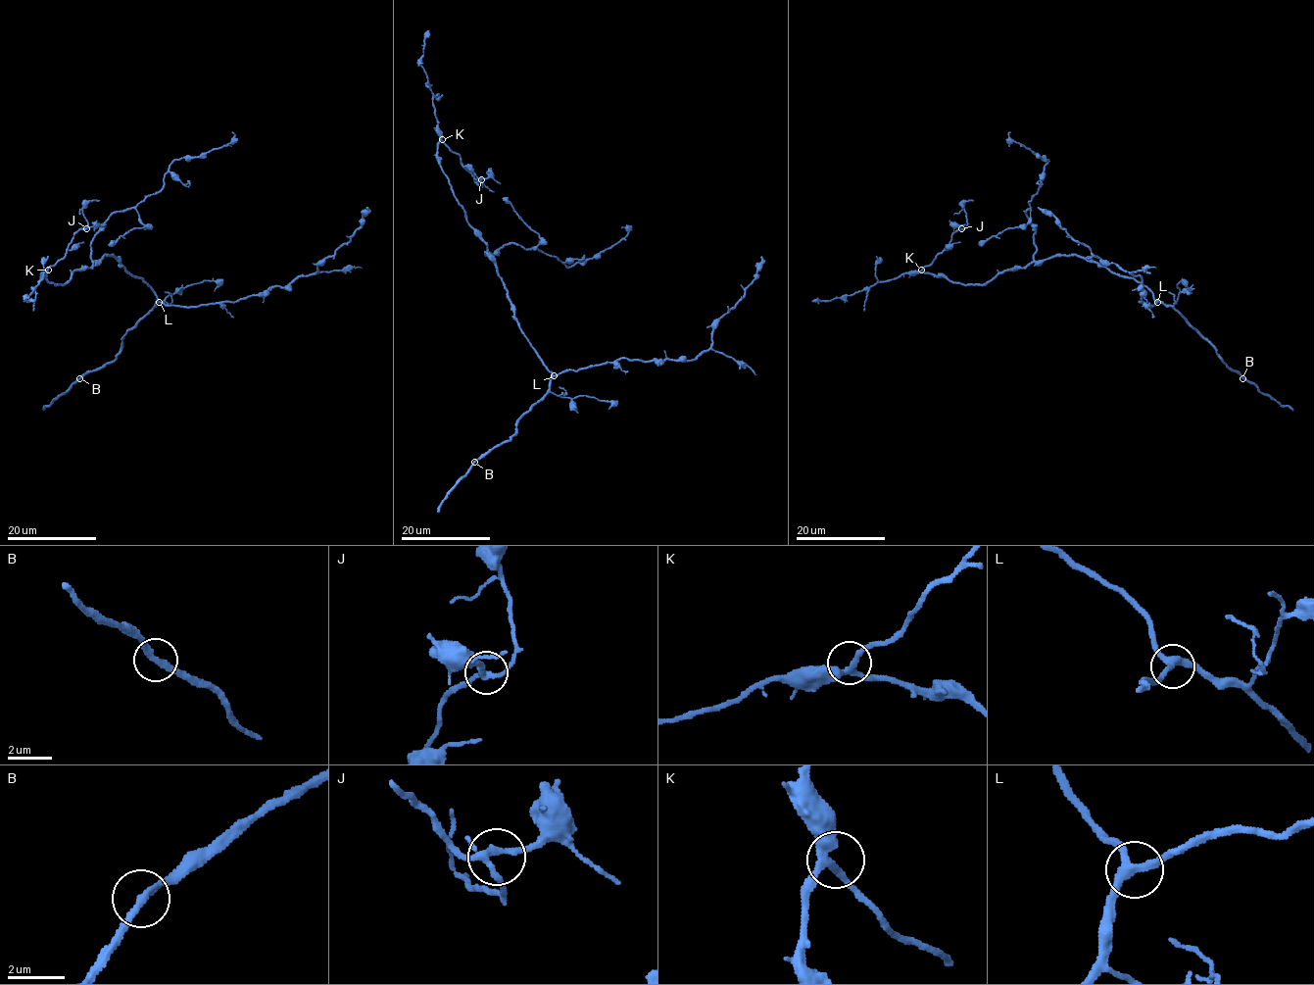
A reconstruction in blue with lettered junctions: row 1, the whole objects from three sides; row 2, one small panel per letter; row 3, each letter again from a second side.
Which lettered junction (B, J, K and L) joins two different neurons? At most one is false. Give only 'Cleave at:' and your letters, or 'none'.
Cleave at: none

